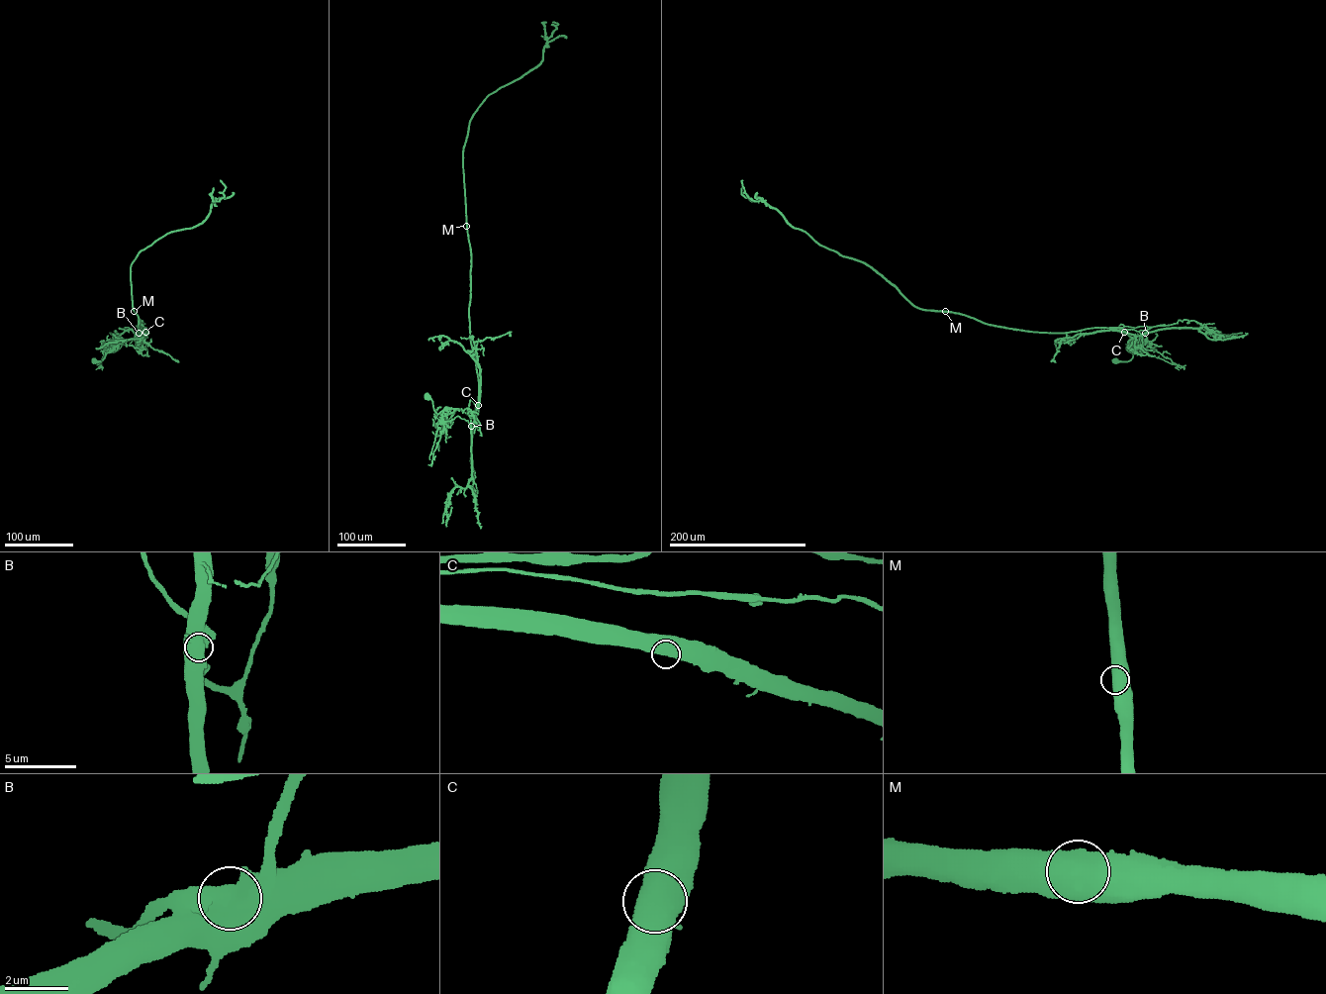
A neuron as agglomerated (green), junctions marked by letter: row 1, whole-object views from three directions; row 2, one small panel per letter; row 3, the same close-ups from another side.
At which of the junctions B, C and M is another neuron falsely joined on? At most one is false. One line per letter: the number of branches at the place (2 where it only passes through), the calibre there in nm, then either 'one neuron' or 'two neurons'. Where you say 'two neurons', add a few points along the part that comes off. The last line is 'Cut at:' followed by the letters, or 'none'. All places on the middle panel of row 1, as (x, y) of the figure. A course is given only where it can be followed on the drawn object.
B: branches 1; calibre 1150 nm; two neurons; course (471, 426), (459, 416), (444, 421), (431, 463), (428, 464)
C: branches 1; calibre 1050 nm; one neuron
M: branches 1; calibre 1000 nm; one neuron
Cut at: B

